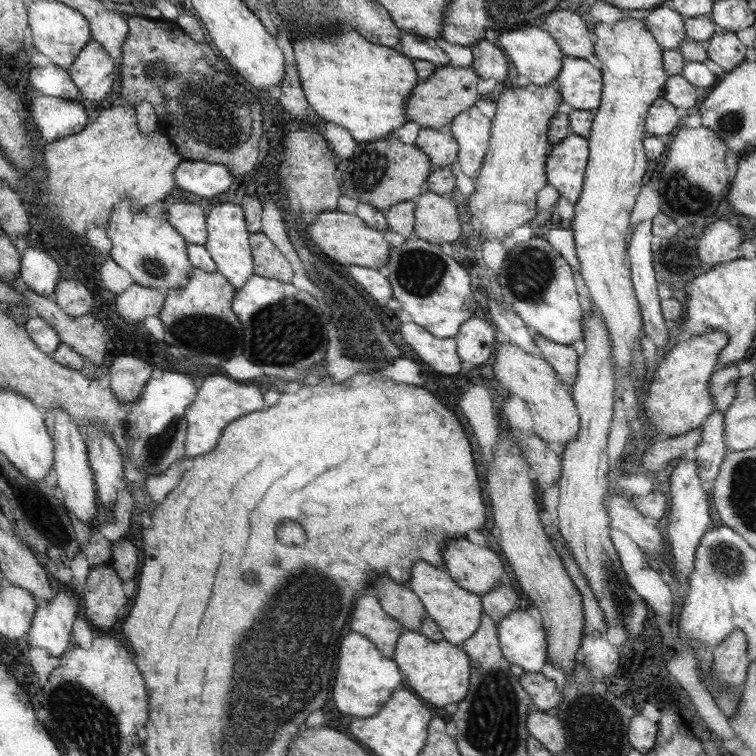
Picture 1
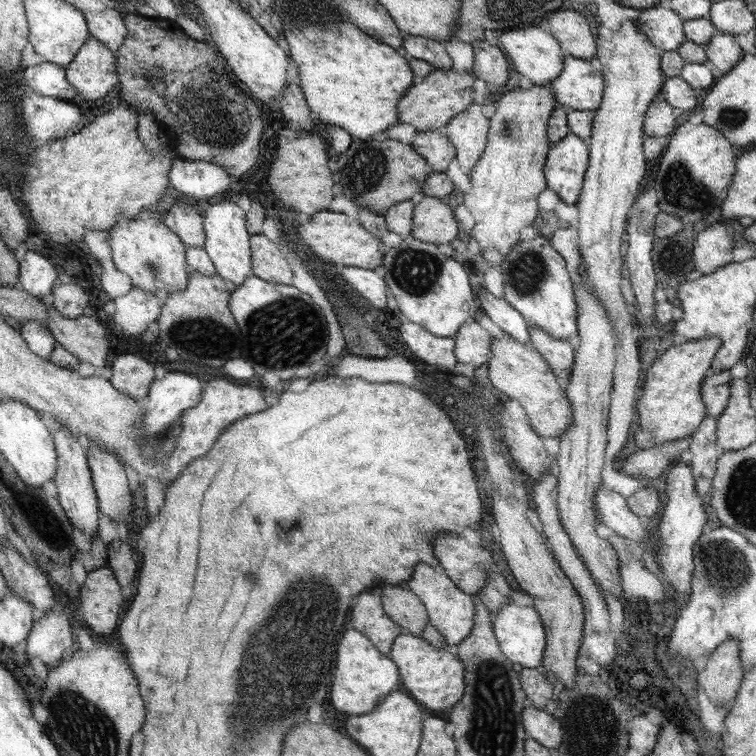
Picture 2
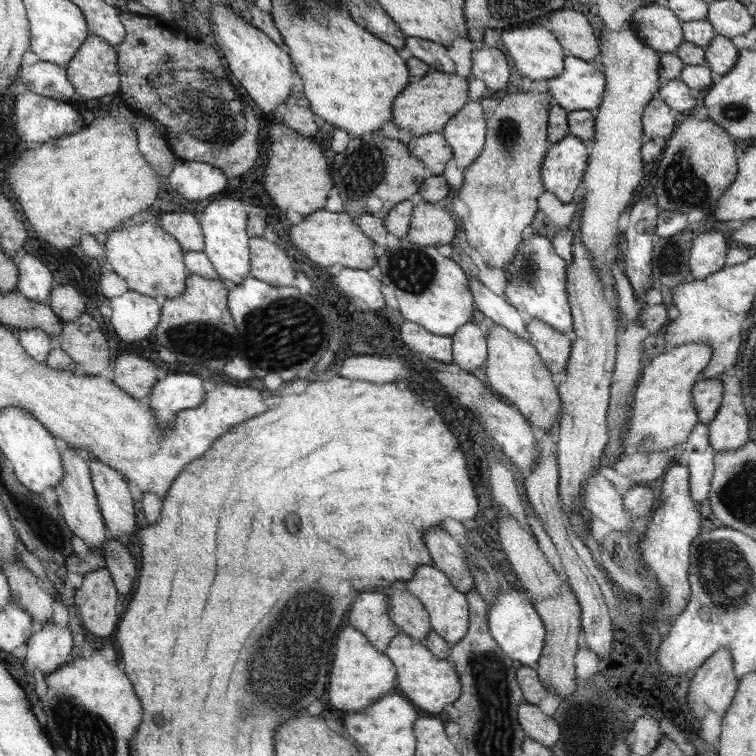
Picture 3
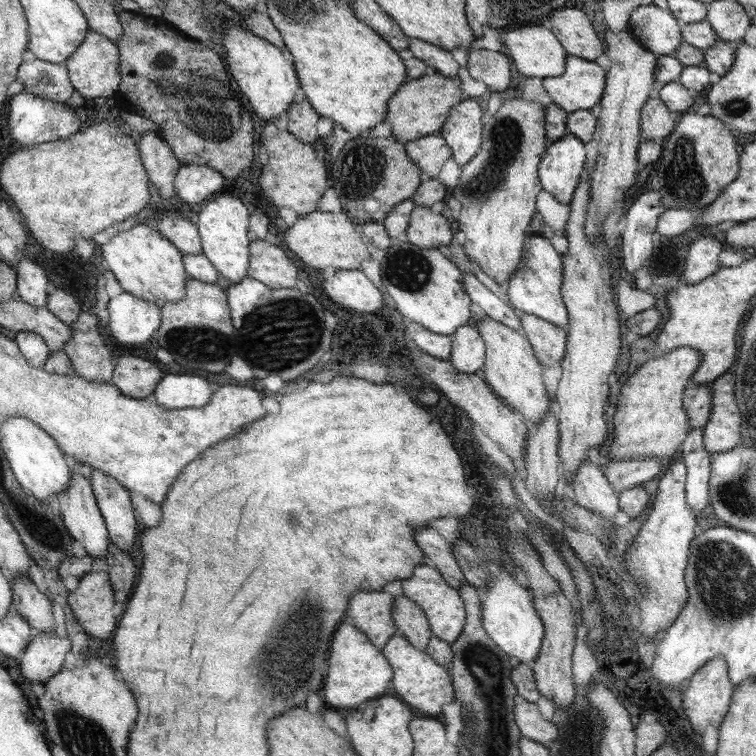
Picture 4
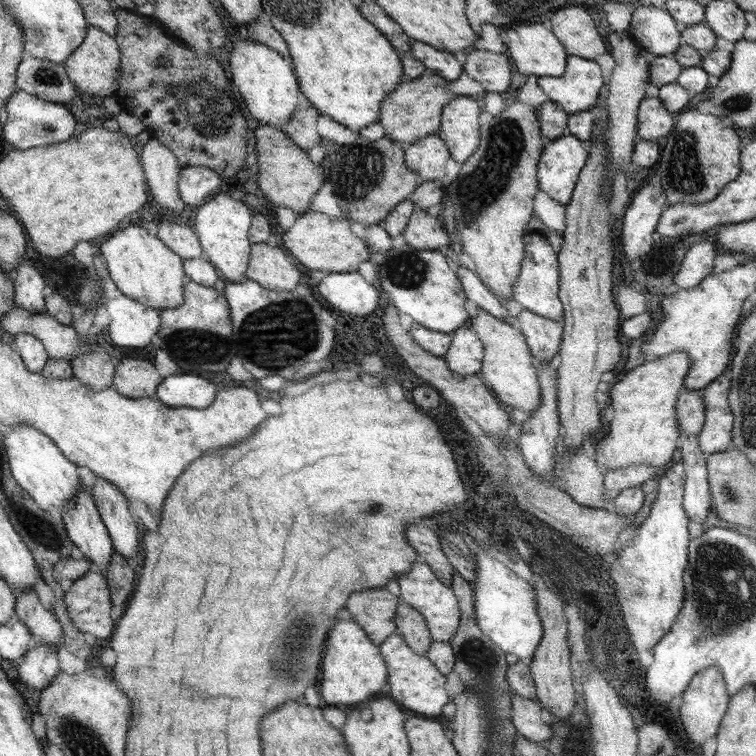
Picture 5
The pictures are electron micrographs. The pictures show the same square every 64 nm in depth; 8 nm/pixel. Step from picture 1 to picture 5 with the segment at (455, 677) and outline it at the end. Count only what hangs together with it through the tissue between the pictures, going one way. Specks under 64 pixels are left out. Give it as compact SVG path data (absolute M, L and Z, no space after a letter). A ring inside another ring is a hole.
M401 634L390 635L385 643L379 646L381 656L388 665L390 693L387 695L397 701L411 715L431 717L441 714L445 704L450 702L445 684L447 678L444 673L430 661L428 655L414 653L410 646L406 645L405 638Z

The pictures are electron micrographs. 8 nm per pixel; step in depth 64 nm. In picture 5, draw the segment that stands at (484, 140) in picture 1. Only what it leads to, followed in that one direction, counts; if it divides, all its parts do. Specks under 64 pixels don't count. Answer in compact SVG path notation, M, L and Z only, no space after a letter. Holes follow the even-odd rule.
M458 95L445 104L441 128L433 136L441 137L449 146L455 162L464 164L481 146L478 116L480 108L473 97Z

